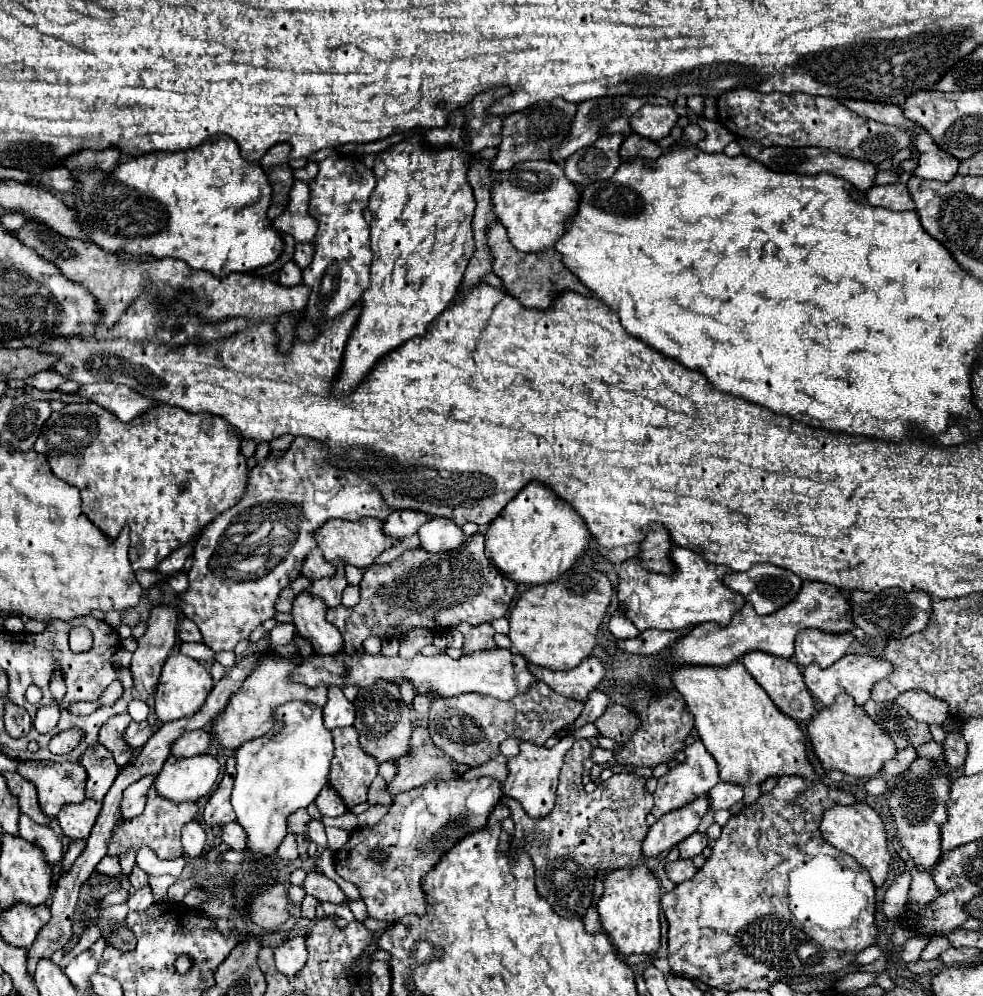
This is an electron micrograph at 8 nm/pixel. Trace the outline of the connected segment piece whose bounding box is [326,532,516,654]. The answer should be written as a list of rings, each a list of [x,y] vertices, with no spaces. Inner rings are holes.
[[[482,534],[468,536],[462,546],[448,554],[408,550],[388,566],[368,566],[364,582],[360,582],[360,602],[354,608],[336,606],[326,612],[326,620],[342,632],[344,652],[354,654],[368,636],[396,638],[414,628],[444,632],[460,622],[474,626],[506,616],[516,584],[488,564]]]

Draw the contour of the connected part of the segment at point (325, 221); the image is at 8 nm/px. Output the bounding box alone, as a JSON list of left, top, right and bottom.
[296,156,374,340]

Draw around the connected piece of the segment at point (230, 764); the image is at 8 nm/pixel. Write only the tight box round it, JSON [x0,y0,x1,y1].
[204,756,236,826]

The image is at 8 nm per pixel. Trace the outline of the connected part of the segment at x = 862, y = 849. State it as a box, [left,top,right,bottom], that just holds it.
[820,804,890,888]

